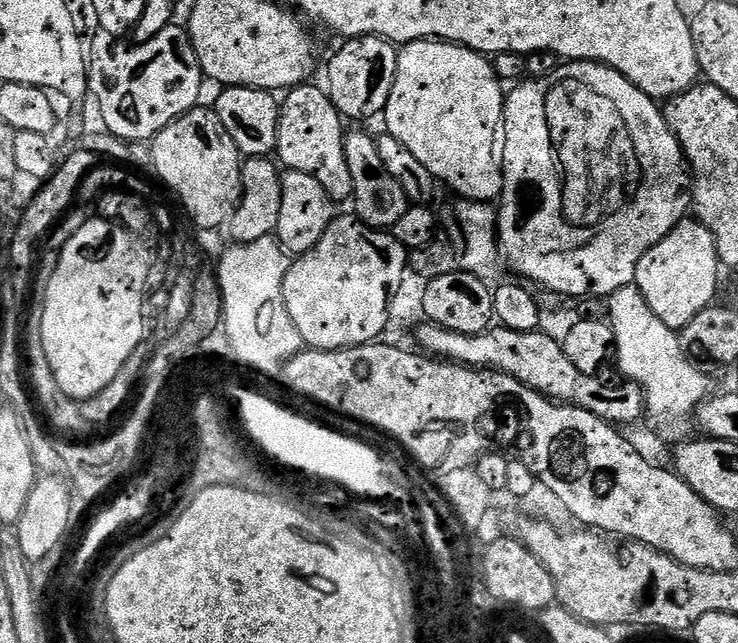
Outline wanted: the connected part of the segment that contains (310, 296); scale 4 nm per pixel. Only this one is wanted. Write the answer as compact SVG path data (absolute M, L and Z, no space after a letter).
M337 215L332 225L309 252L295 257L288 265L284 279L286 310L298 326L298 334L309 349L333 352L339 348L353 348L379 341L388 327L388 307L398 290L404 273L410 268L410 252L387 231L365 224L355 215Z

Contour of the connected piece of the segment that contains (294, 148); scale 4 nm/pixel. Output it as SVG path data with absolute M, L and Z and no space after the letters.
M302 83L285 95L288 97L283 97L275 155L280 156L279 163L287 171L310 174L310 178L317 180L334 202L348 202L352 200L352 179L350 166L346 166L344 149L346 124L340 112L332 105L327 91L321 85L319 88L312 83Z

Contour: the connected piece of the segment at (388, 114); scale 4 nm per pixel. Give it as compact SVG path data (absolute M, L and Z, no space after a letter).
M413 40L396 57L394 90L382 113L387 135L398 138L441 185L453 188L465 200L495 201L500 194L502 168L498 163L498 129L504 118L505 89L487 55L434 40Z

